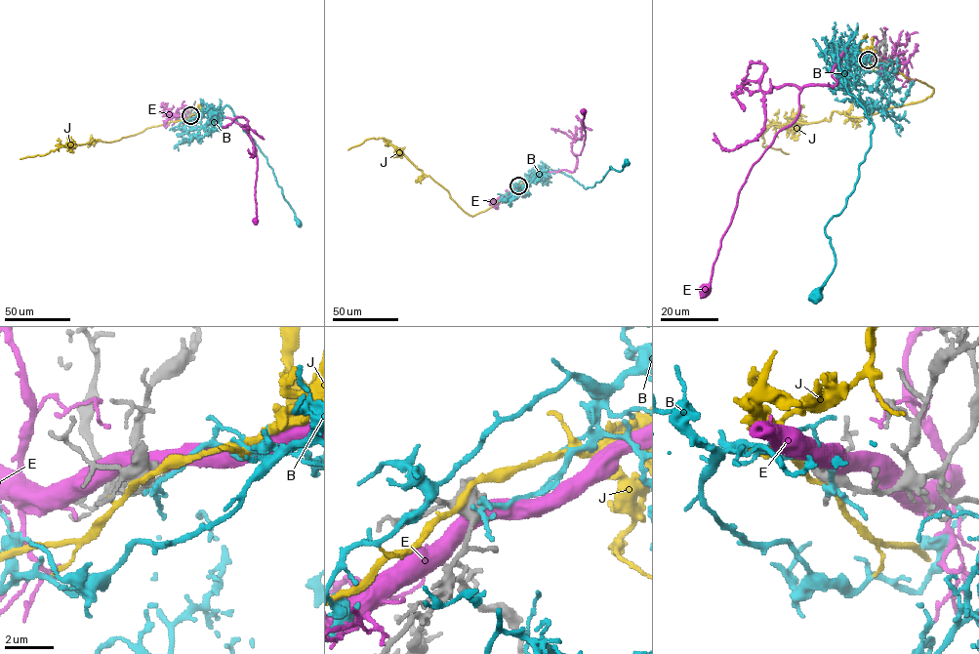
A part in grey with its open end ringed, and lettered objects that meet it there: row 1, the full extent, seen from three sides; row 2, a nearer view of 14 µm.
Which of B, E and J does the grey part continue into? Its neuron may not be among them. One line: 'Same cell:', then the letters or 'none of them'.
Same cell: B

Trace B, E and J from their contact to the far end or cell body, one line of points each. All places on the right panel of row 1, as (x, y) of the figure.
B: (868, 60), (835, 52), (836, 64), (834, 37), (874, 129), (854, 189), (825, 227), (835, 266), (816, 295)
E: (868, 59), (848, 49), (834, 67), (836, 83), (802, 89), (796, 118), (776, 134), (739, 193), (705, 290)
J: (866, 59), (933, 93), (862, 117), (835, 110), (829, 120), (773, 124), (762, 146), (788, 153)

